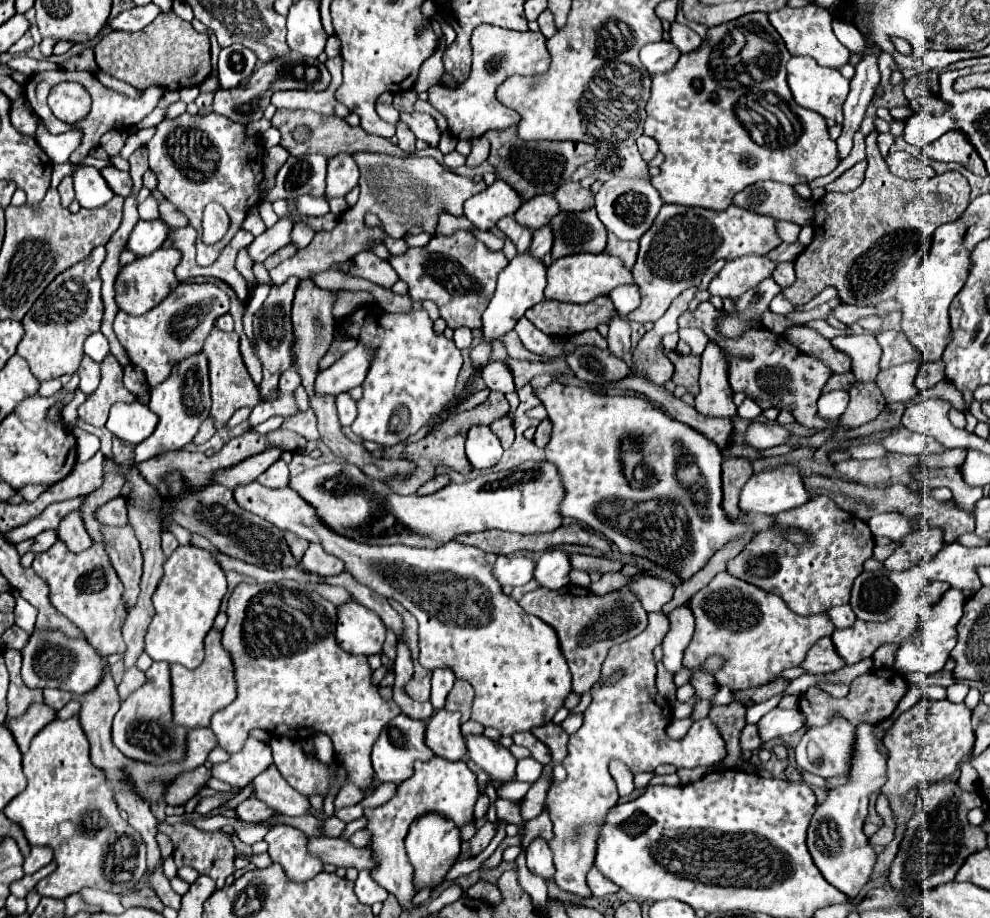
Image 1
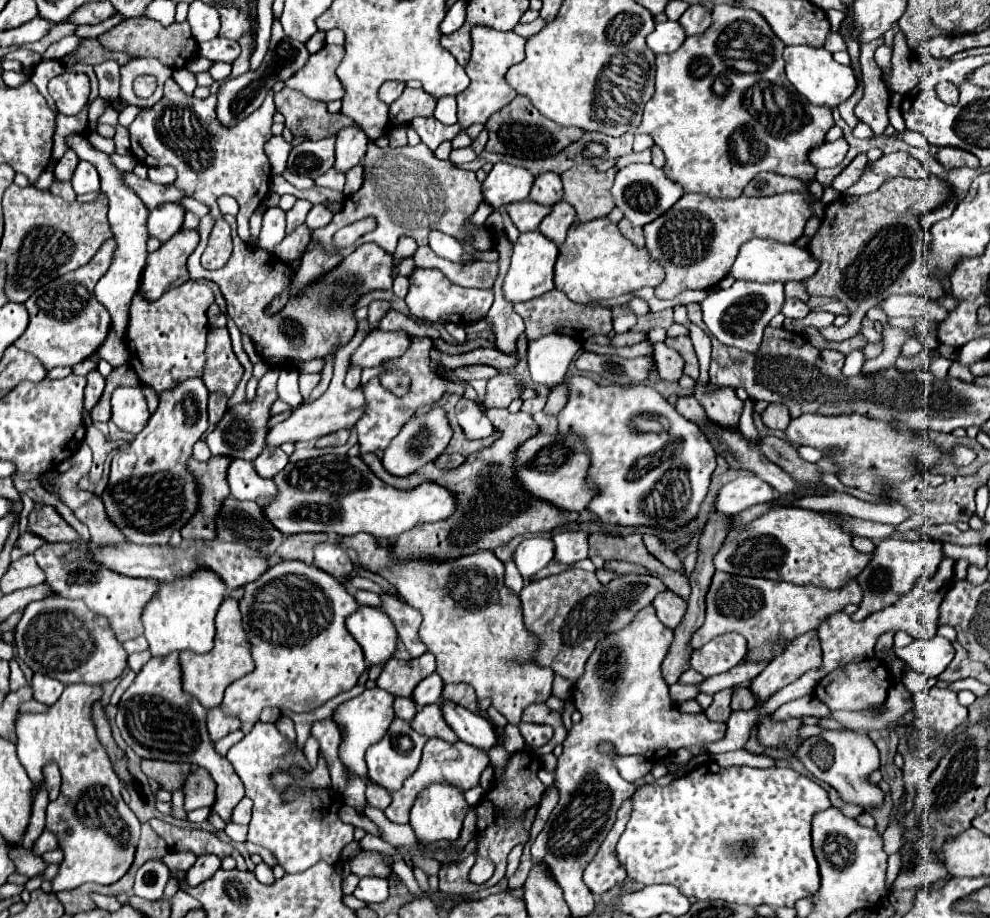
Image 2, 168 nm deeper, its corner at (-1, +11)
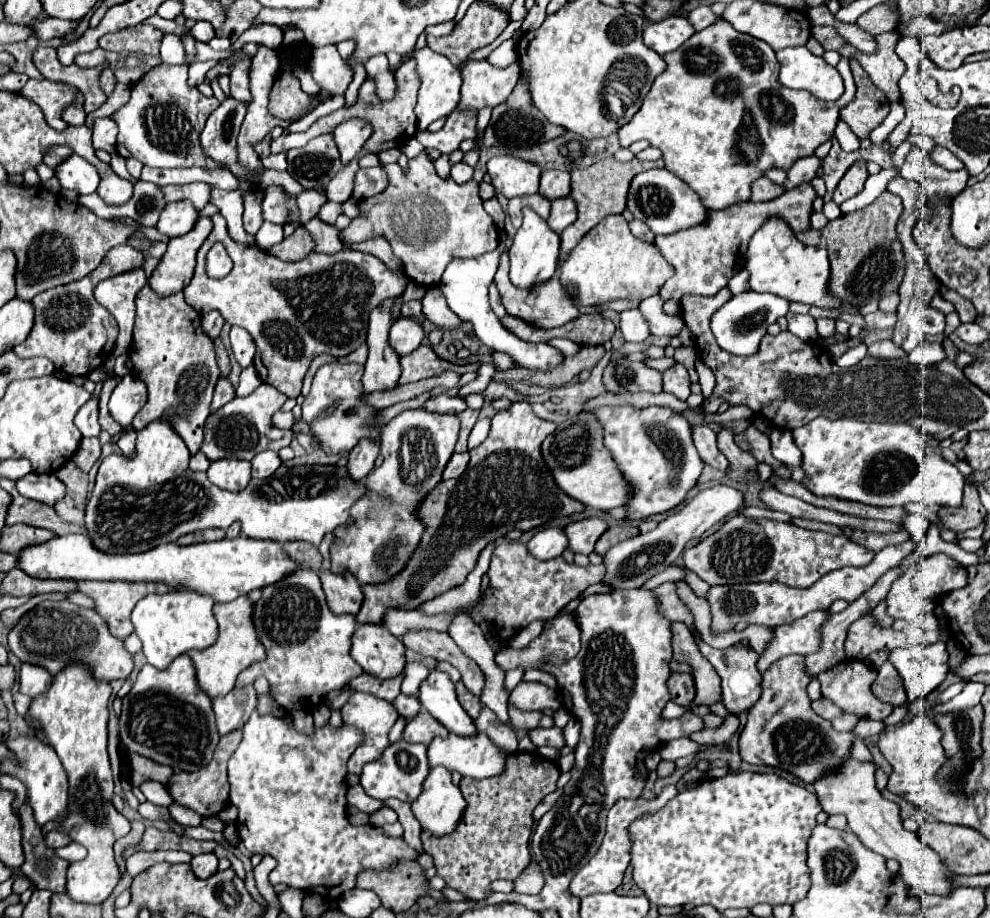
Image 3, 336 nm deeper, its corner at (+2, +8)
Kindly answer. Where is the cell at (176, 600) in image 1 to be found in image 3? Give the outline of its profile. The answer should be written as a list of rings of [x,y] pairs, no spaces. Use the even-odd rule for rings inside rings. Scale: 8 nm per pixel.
[[[170,590],[166,594],[150,594],[142,598],[132,612],[132,624],[134,632],[144,644],[144,656],[148,664],[166,668],[180,654],[212,646],[218,636],[218,624],[214,620],[212,606],[212,598],[192,594],[190,590]]]

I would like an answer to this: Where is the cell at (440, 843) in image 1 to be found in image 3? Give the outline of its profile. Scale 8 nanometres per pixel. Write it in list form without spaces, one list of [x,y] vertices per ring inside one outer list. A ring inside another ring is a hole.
[[[430,770],[422,784],[422,792],[412,802],[412,812],[424,830],[434,836],[452,834],[464,812],[464,798],[458,786],[452,784],[448,770]]]

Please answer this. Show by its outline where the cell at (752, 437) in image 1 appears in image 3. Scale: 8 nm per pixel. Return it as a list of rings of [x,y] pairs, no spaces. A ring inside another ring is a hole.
[[[814,418],[812,422],[808,422],[806,426],[800,426],[794,430],[794,442],[796,446],[802,450],[802,468],[806,472],[806,478],[804,478],[804,486],[810,488],[814,494],[818,496],[838,496],[838,498],[848,498],[848,500],[854,500],[854,502],[862,502],[862,504],[870,504],[870,506],[904,506],[908,502],[920,502],[920,504],[926,504],[930,508],[938,508],[938,506],[960,506],[962,502],[962,488],[966,484],[966,478],[960,474],[960,470],[948,462],[942,452],[934,446],[934,442],[922,432],[922,430],[916,430],[914,426],[908,426],[908,424],[900,424],[900,422],[860,422],[860,420],[854,420],[854,418],[838,418],[838,420],[830,420],[830,418]]]

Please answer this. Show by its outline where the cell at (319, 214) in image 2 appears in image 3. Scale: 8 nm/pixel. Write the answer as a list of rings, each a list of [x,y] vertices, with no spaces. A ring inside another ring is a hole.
[[[326,202],[326,204],[320,208],[318,218],[320,218],[322,222],[326,222],[326,224],[334,224],[336,218],[338,218],[338,214],[342,214],[340,204],[336,204],[336,202]]]

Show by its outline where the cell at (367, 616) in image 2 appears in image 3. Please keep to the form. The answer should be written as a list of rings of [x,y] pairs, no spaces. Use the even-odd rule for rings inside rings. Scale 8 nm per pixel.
[[[360,624],[352,636],[350,656],[364,672],[376,678],[392,678],[404,672],[404,644],[382,624]]]

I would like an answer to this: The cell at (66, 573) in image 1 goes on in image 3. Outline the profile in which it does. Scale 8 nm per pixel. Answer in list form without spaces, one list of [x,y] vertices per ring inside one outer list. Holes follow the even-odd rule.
[[[74,582],[82,594],[94,600],[94,610],[106,620],[110,632],[120,640],[126,640],[134,632],[130,612],[136,602],[148,594],[164,594],[170,590],[170,586],[160,582]]]

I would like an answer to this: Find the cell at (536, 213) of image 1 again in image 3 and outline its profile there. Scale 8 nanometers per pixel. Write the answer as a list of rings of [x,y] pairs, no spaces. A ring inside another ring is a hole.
[[[560,170],[542,172],[538,194],[548,198],[548,200],[556,200],[556,198],[568,196],[570,194],[570,174],[568,172],[560,172]]]

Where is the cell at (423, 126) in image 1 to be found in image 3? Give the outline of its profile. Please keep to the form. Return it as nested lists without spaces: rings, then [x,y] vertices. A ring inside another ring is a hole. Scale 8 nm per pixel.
[[[456,110],[448,116],[442,130],[416,132],[416,140],[424,148],[436,148],[442,154],[454,152],[460,146],[460,142],[466,138],[476,138],[476,114],[456,114]]]

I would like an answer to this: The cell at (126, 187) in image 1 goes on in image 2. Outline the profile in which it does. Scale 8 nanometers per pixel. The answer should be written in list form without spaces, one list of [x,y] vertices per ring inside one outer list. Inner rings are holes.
[[[123,173],[127,185],[141,197],[141,201],[145,203],[145,207],[151,211],[161,203],[167,201],[181,201],[183,197],[187,197],[183,191],[179,191],[179,187],[175,185],[157,185],[149,179],[139,179],[135,173]]]

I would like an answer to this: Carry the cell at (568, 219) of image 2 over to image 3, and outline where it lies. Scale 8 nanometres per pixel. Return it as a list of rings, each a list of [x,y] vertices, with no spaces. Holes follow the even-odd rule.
[[[560,198],[552,202],[552,212],[546,222],[556,234],[562,234],[562,230],[570,226],[574,220],[576,220],[576,202],[572,198]]]

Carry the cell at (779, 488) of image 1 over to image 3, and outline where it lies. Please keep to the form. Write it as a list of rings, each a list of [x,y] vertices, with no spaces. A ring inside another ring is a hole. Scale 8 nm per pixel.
[[[716,484],[708,490],[698,492],[678,512],[674,512],[664,522],[660,522],[652,532],[638,534],[630,540],[624,540],[624,542],[612,546],[612,550],[608,550],[608,554],[604,556],[604,564],[606,564],[604,582],[612,584],[614,590],[640,588],[648,578],[662,572],[666,566],[674,564],[676,558],[682,554],[686,542],[690,542],[692,538],[702,536],[710,528],[720,526],[724,522],[724,518],[738,512],[740,508],[744,508],[744,494],[734,486]]]

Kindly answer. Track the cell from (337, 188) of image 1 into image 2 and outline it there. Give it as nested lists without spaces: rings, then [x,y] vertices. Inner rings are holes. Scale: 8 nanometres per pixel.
[[[351,125],[351,127],[345,127],[343,131],[339,131],[337,145],[335,145],[337,147],[335,149],[335,153],[337,153],[335,169],[347,173],[351,167],[355,167],[365,157],[369,141],[371,139],[359,125]]]

